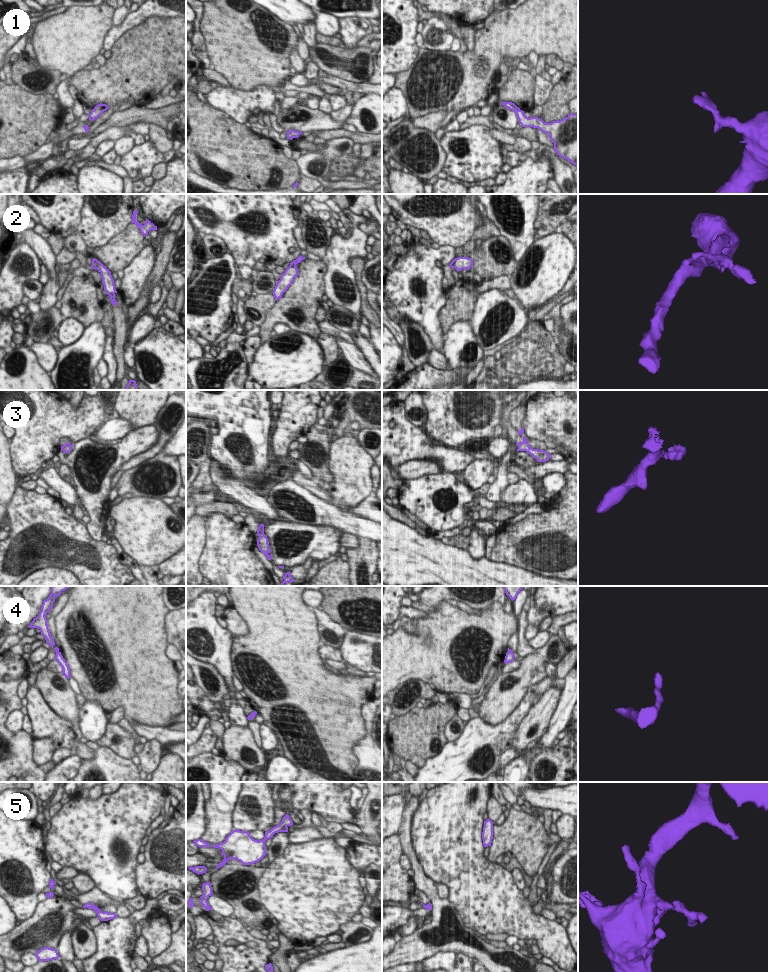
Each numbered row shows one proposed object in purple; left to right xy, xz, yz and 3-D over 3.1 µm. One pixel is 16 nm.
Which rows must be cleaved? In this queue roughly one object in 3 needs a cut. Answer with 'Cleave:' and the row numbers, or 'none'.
Cleave: 2

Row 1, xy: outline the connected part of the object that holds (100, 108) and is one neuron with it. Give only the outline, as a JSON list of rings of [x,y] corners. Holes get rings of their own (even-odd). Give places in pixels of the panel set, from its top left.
[[[98,104],[96,105],[91,113],[89,114],[89,120],[90,121],[93,121],[95,120],[96,118],[98,118],[104,111],[106,111],[109,107],[106,105],[106,104]]]

